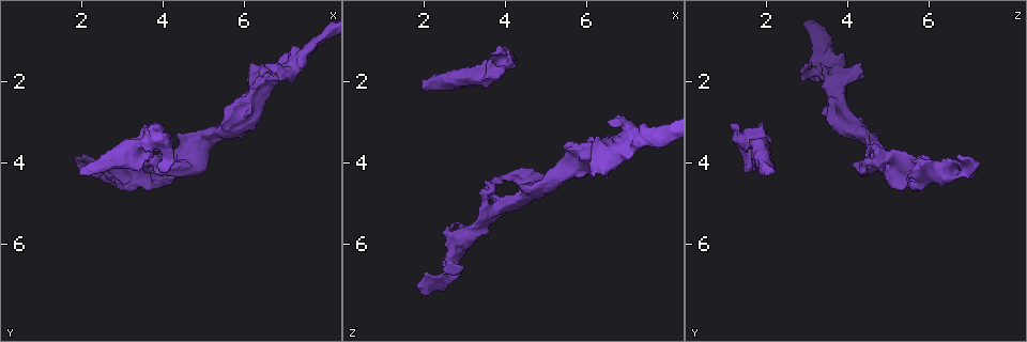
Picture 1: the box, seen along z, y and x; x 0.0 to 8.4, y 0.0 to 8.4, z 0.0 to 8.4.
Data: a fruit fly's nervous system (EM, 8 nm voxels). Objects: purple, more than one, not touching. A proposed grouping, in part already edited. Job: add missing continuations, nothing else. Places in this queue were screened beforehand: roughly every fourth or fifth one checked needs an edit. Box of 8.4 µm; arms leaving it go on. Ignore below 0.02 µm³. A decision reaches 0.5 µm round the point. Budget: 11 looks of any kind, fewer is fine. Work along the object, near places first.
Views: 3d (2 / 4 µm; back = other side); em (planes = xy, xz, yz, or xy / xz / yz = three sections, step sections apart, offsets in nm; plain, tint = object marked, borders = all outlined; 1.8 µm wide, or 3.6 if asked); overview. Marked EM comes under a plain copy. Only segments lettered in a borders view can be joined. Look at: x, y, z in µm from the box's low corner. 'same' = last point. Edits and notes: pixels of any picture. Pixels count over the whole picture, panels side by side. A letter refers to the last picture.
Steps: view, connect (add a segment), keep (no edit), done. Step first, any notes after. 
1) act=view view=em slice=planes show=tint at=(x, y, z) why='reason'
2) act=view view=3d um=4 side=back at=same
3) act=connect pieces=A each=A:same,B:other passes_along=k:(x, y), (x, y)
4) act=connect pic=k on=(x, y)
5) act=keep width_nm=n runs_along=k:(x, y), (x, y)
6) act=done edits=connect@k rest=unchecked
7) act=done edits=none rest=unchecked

act=view view=3d um=2 at=(3.70, 3.05, 1.25) why='branch stops here'

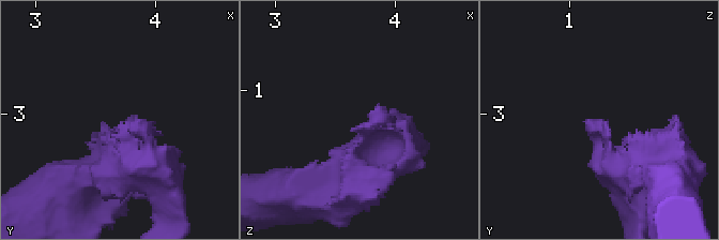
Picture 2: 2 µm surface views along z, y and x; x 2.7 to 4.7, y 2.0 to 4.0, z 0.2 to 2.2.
act=view view=em slice=xy step=8 show=borders at=(3.72, 3.04, 1.34) why='need the tissue'

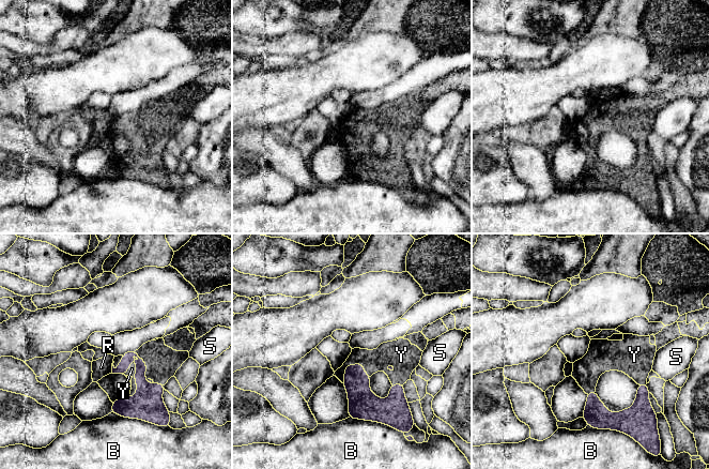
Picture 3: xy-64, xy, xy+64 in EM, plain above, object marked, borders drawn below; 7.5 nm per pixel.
act=connect pieces=Y longest_contact=Y:360nm each=B:other,R:other,S:other,Y:same found='the neuron continues'

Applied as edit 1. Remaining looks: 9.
act=view view=em slice=yz step=8 show=borders at=(6.60, 1.65, 2.95) why='branch stops here'

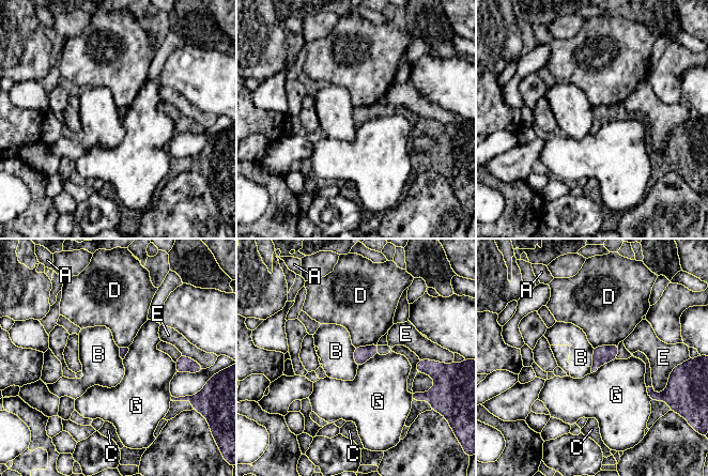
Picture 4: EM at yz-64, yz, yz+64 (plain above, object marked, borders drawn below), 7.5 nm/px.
act=view view=em slice=planes show=borders at=same

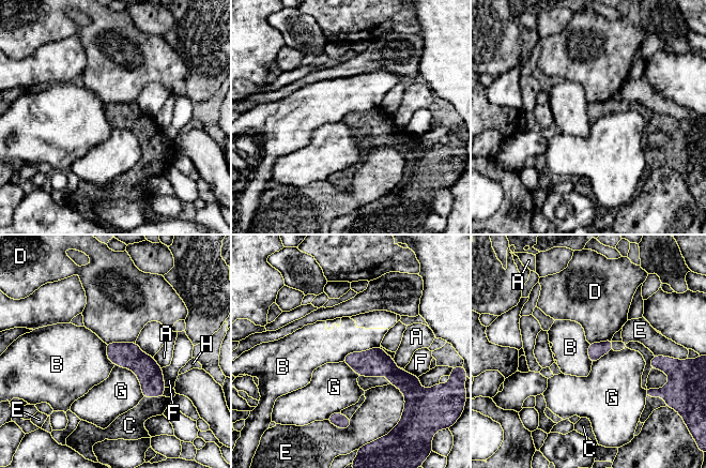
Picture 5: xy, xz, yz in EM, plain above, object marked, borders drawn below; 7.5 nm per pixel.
act=connect pieces=C each=A:other,B:other,C:same,D:other,E:other,F:other,G:other,H:other passes_along=5:(150, 375), (153, 396), (132, 422) found='the neuron continues'

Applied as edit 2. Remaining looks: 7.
act=view view=overview why='redraw'

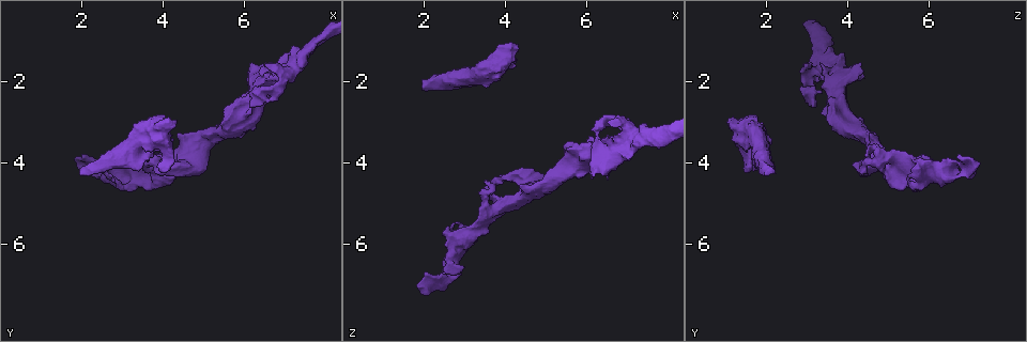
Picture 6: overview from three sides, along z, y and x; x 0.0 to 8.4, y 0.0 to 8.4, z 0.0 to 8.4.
act=view view=em slice=xy step=16 show=tint at=(1.95, 4.10, 2.15) why='free end'

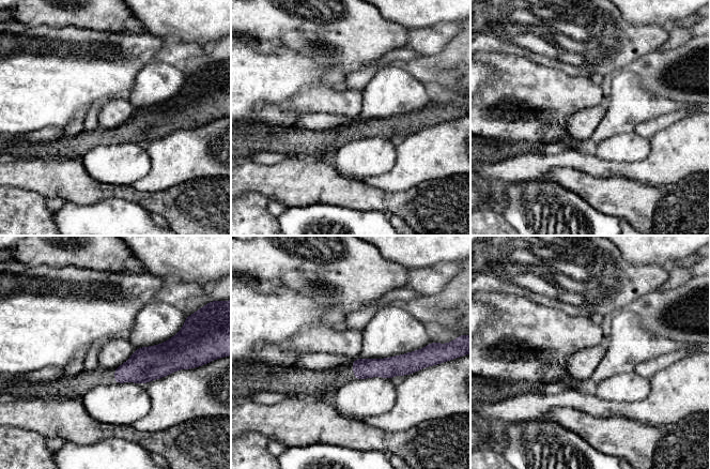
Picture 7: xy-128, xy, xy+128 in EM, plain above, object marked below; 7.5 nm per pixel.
act=view view=em slice=planes show=borders at=same

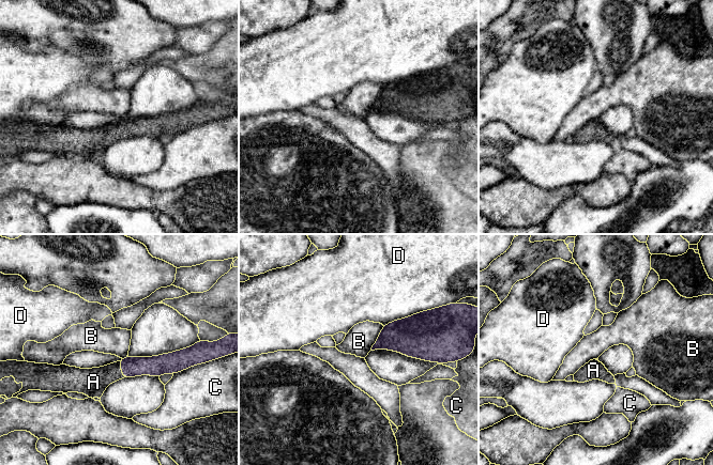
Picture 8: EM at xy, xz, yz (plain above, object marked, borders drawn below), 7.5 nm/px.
act=connect pieces=A each=A:same,B:other,C:other,D:other passes_along=8:(131, 367), (121, 369), (93, 382) found='the neuron continues'

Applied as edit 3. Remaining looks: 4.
act=view view=em slice=planes show=borders at=(1.95, 3.90, 6.95) why='branch stops here'

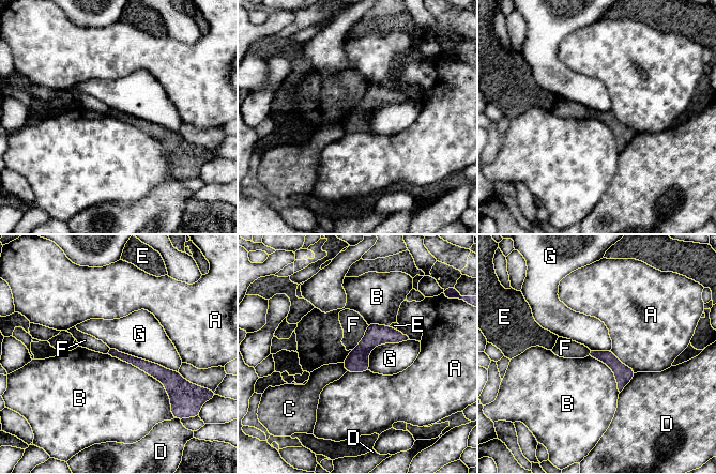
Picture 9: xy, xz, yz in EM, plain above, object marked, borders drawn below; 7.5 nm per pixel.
act=keep each=A:other,B:other,C:other,D:other,E:other,F:other,G:other runs_along=9:(111, 352), (166, 377), (178, 377) found='no lettered segment goes on from it'

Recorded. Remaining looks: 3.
act=done edits=connect@3,connect@5,connect@8 rest=unchecked

